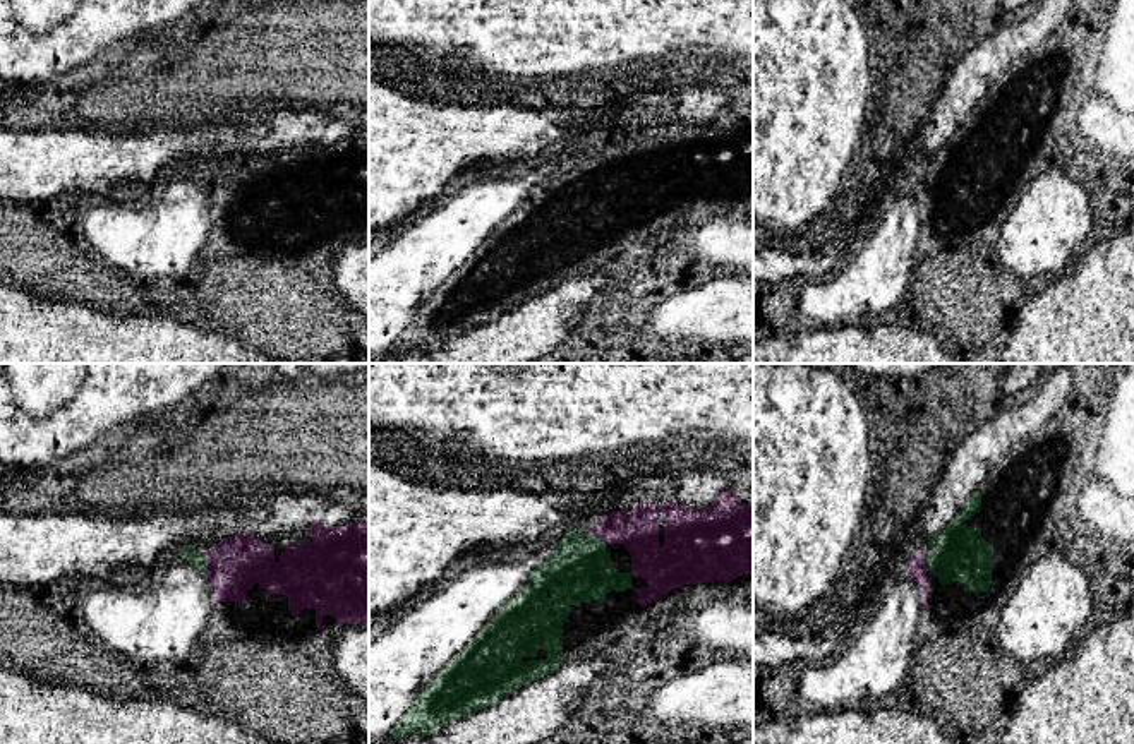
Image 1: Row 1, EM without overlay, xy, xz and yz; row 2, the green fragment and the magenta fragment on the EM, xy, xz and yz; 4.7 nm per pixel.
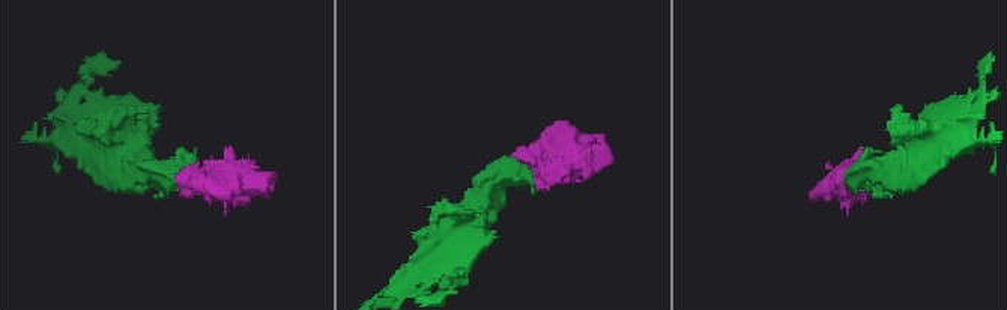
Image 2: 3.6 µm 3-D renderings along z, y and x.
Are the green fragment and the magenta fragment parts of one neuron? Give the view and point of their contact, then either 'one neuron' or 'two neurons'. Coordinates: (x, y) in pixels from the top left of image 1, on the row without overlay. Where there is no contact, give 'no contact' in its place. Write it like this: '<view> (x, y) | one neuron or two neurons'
xy (206, 180) | one neuron

